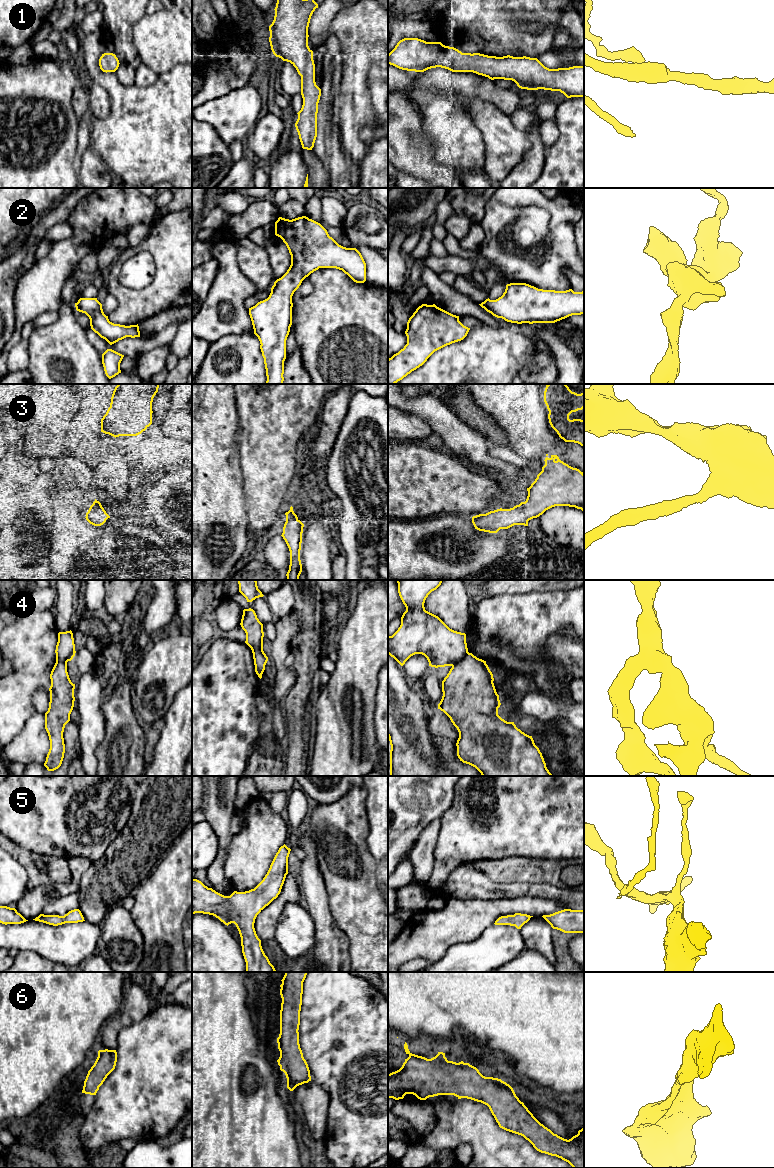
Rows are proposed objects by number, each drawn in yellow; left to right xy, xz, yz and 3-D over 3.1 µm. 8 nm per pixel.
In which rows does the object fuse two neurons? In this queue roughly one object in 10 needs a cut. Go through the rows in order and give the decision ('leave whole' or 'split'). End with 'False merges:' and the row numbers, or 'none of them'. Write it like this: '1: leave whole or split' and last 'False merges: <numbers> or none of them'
1: leave whole
2: leave whole
3: leave whole
4: split
5: leave whole
6: leave whole
False merges: 4

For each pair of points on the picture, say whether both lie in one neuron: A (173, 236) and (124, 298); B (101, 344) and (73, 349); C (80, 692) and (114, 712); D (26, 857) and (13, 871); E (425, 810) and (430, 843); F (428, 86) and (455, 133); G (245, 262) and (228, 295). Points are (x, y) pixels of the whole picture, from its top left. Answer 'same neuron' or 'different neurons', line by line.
A: same neuron
B: different neurons
C: different neurons
D: different neurons
E: different neurons
F: same neuron
G: different neurons

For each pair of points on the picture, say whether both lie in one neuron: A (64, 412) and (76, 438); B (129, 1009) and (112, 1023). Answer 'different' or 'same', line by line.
A: different
B: same

